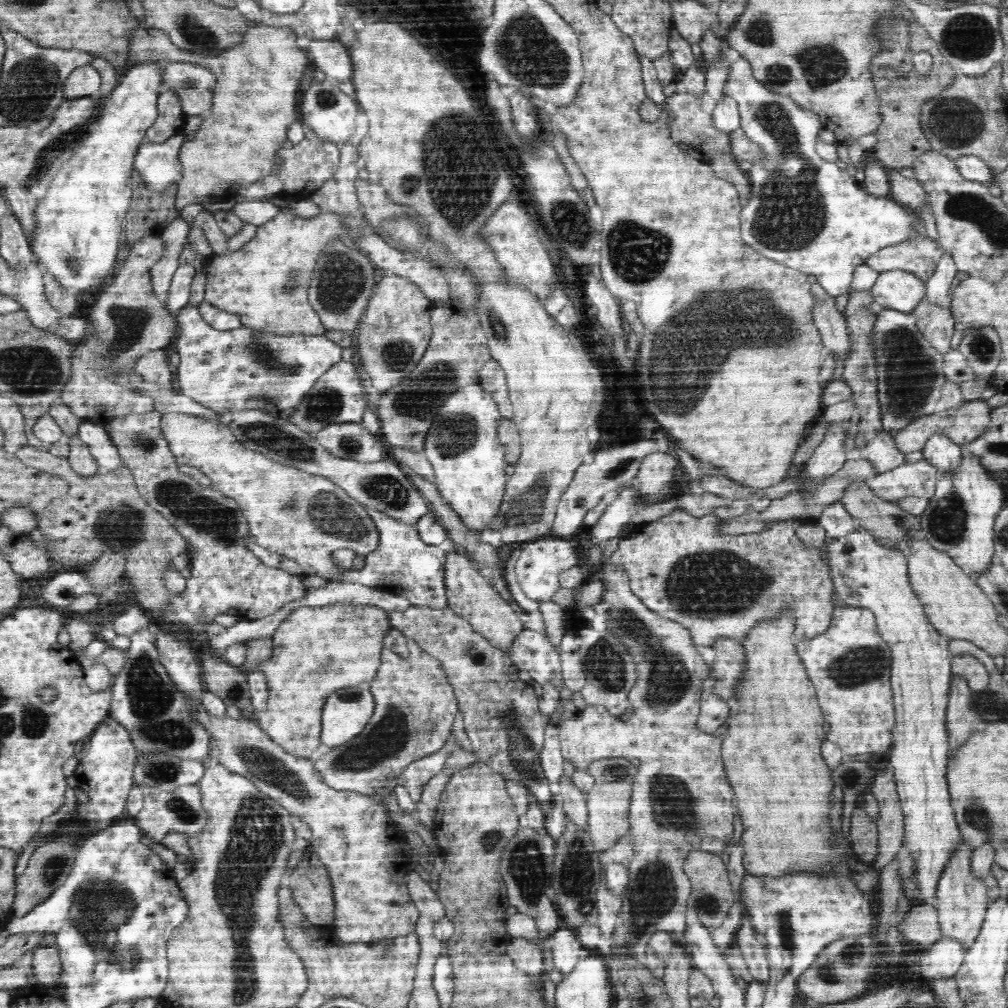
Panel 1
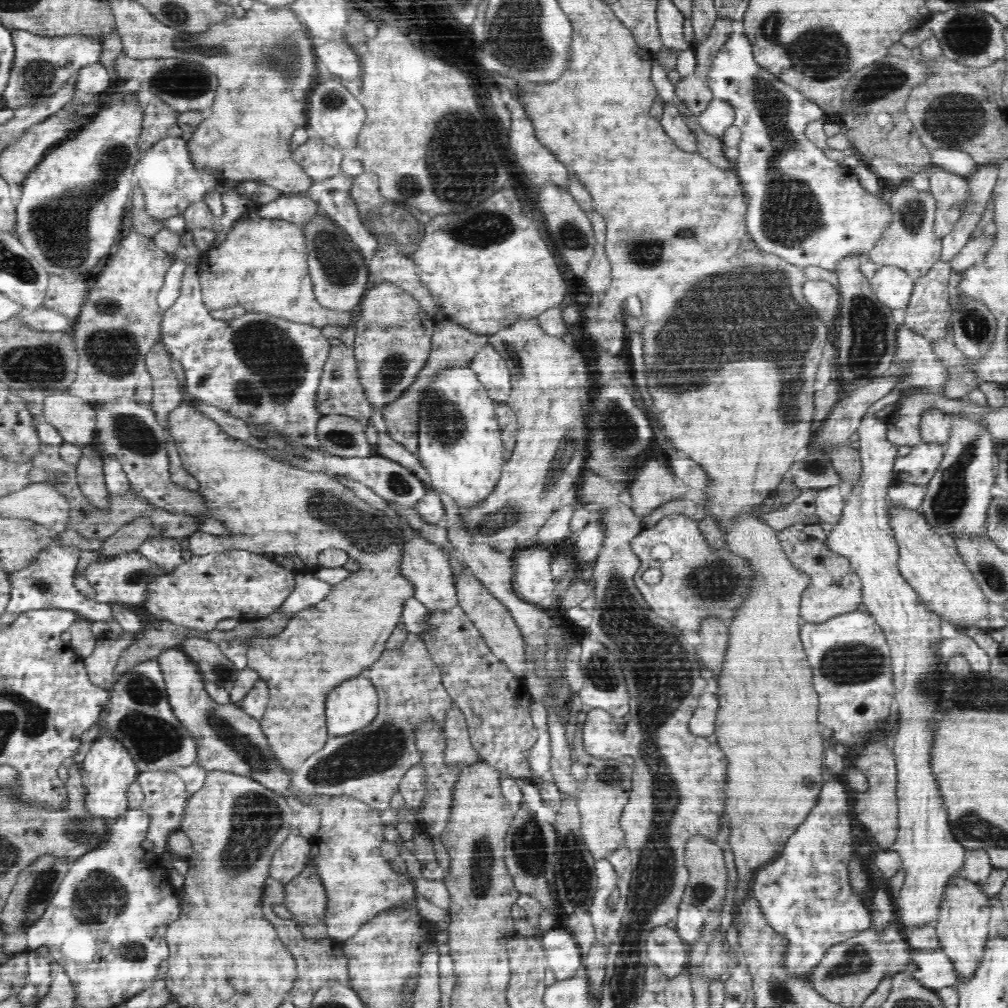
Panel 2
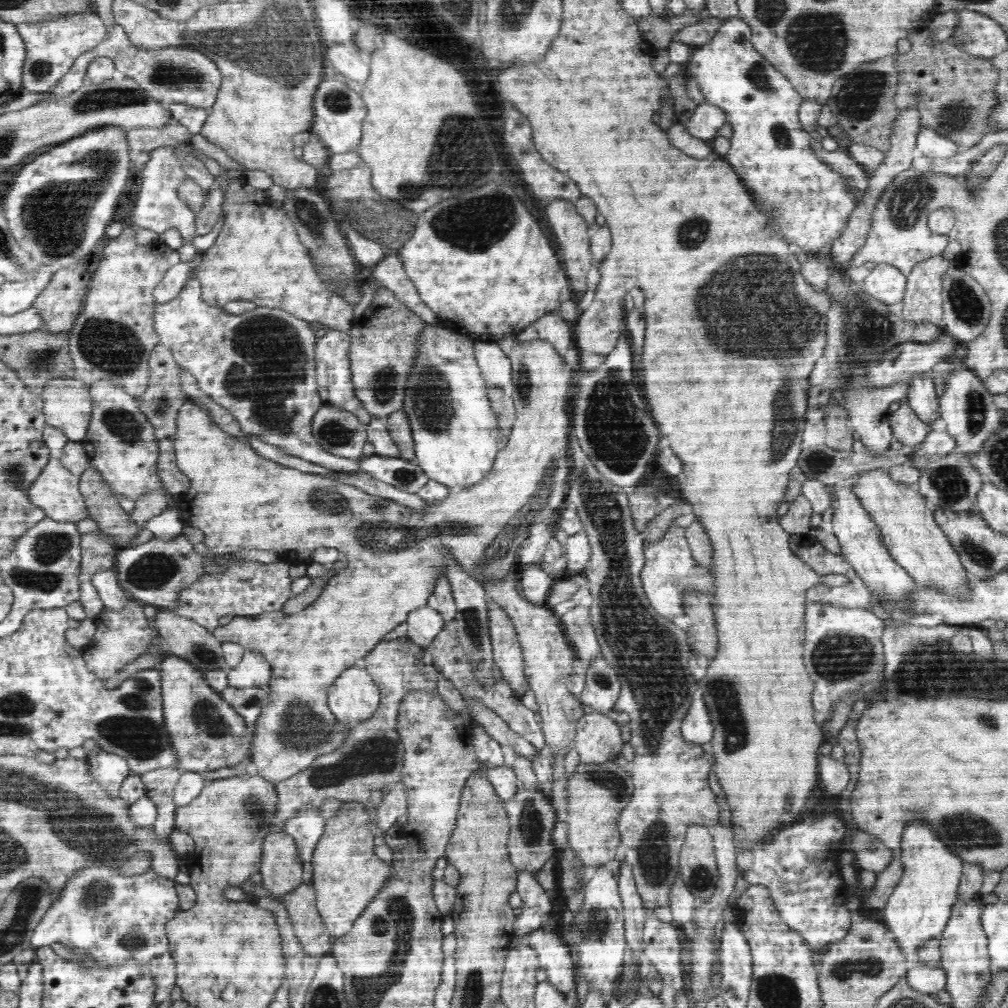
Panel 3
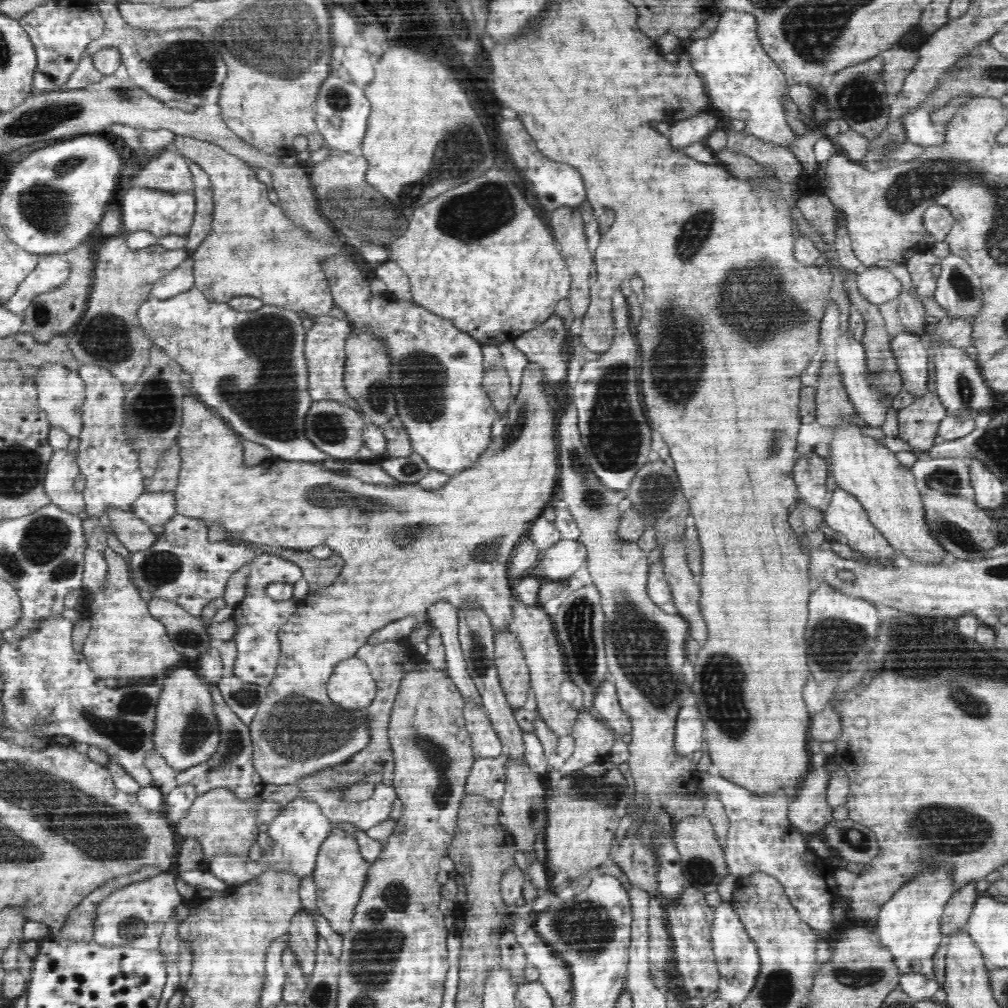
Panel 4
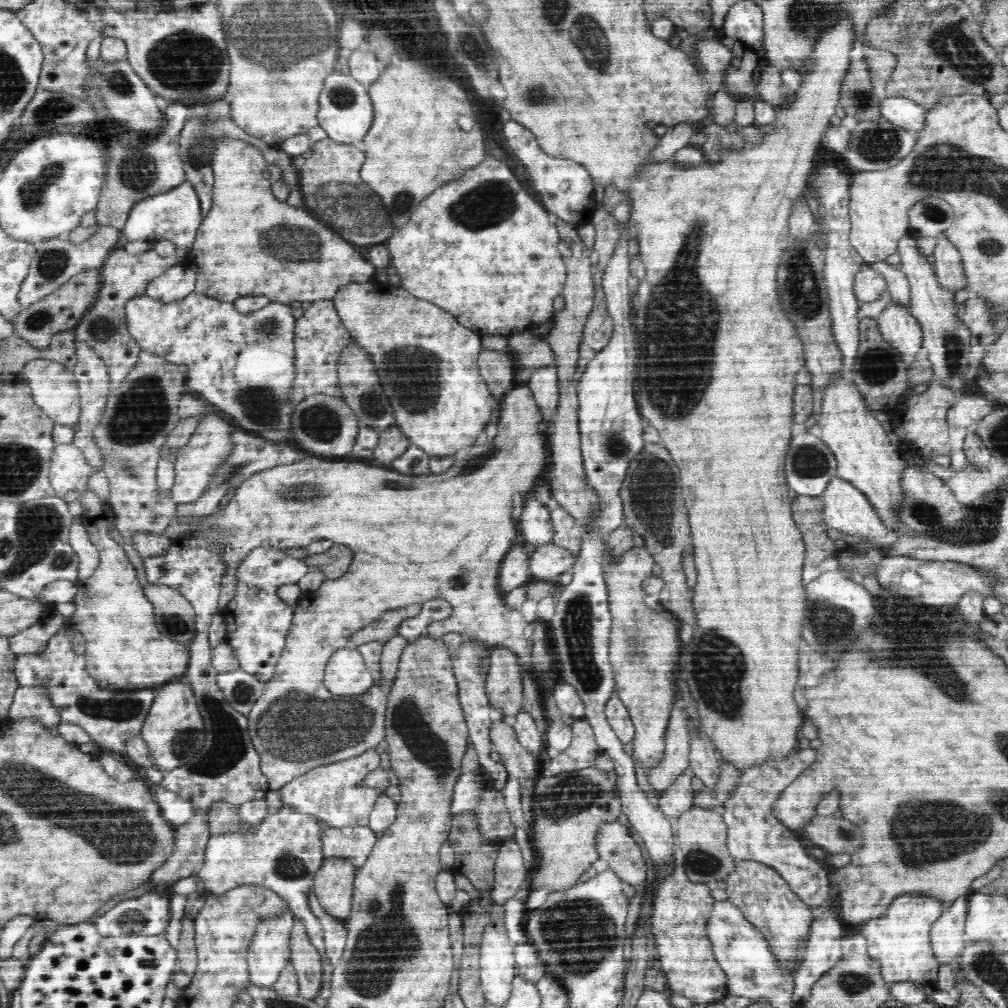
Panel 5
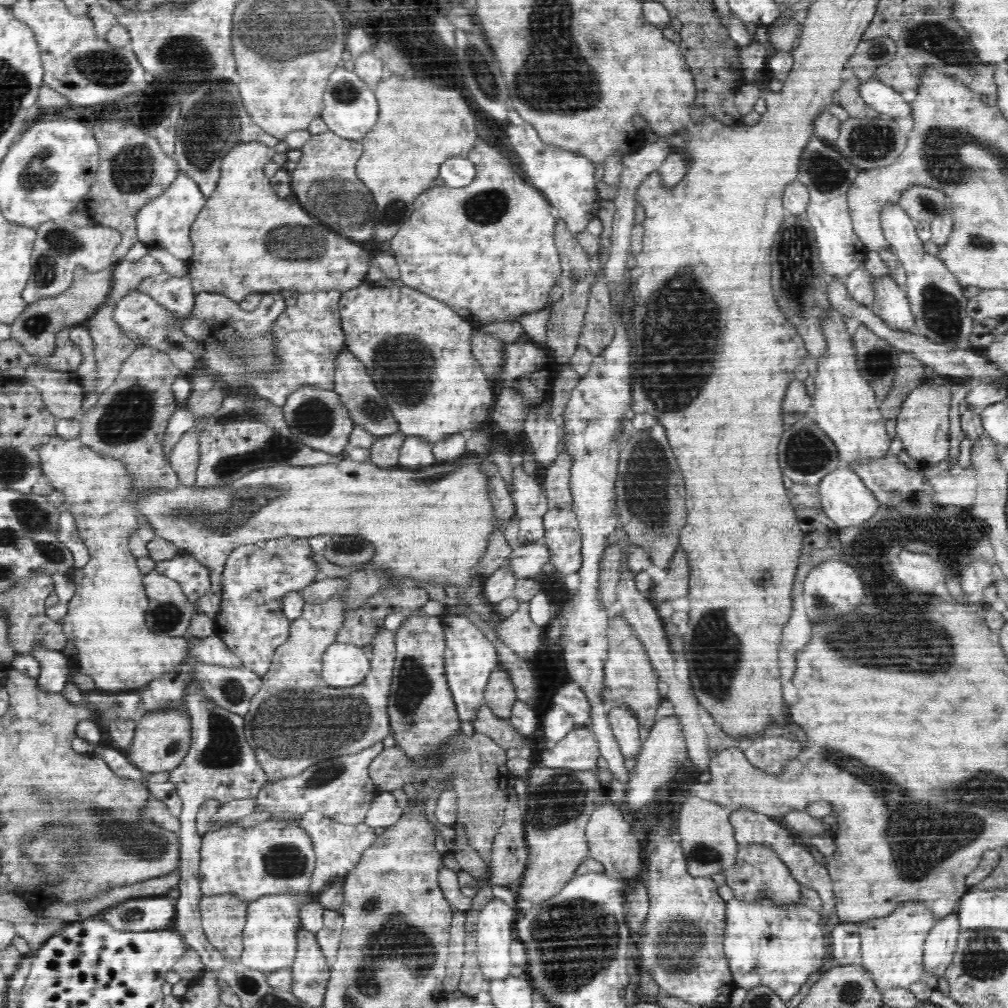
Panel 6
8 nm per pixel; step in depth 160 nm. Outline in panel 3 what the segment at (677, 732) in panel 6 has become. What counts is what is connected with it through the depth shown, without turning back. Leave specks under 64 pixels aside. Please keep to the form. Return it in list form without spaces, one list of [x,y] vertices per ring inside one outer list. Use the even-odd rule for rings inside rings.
[[[694,700],[681,725],[682,737],[690,743],[708,746],[713,740],[714,726],[704,700]]]

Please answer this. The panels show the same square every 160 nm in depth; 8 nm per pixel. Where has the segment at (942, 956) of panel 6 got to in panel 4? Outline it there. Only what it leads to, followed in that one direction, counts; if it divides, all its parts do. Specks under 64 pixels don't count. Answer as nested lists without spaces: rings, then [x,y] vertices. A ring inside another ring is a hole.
[[[976,881],[969,882],[968,885],[954,891],[946,904],[944,918],[940,922],[940,931],[942,931],[944,940],[955,933],[955,930],[967,928],[968,918],[970,918],[974,903],[979,895],[980,891],[976,888]]]

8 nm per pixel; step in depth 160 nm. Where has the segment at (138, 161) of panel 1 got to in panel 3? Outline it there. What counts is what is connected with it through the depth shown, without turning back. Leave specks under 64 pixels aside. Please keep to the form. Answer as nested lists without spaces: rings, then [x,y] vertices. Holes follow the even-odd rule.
[[[189,142],[184,145],[161,146],[154,149],[150,153],[150,159],[141,166],[140,176],[142,183],[140,191],[137,194],[135,207],[131,211],[130,219],[126,224],[134,227],[152,230],[156,233],[164,233],[166,230],[178,230],[183,237],[183,246],[178,248],[181,262],[190,263],[198,258],[201,253],[194,246],[196,214],[192,213],[190,207],[178,195],[178,186],[182,184],[182,180],[187,174],[182,165],[178,154],[187,154],[200,159],[198,153],[194,154],[194,147]],[[195,270],[193,275],[171,302],[154,306],[154,328],[160,343],[172,352],[174,361],[195,377],[203,393],[236,417],[242,432],[254,434],[268,444],[322,468],[356,474],[358,460],[346,460],[326,452],[312,434],[314,414],[324,402],[316,382],[315,348],[318,337],[310,323],[277,308],[254,308],[242,314],[228,314],[223,307],[210,306],[203,301],[201,283]]]

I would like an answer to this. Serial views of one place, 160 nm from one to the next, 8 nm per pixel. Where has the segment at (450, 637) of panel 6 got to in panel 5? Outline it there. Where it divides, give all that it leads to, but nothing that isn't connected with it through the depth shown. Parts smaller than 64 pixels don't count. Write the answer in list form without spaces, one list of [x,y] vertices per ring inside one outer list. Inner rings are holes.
[[[462,635],[462,644],[458,646],[458,650],[455,651],[455,654],[451,655],[451,660],[459,692],[459,702],[461,703],[463,716],[467,723],[470,742],[474,744],[474,750],[476,750],[478,754],[478,759],[480,759],[480,767],[484,767],[484,769],[490,773],[490,776],[493,778],[494,788],[496,790],[502,790],[509,775],[503,765],[491,760],[491,754],[494,750],[490,737],[490,730],[494,711],[485,694],[486,676],[481,674],[481,660],[484,657],[485,648],[479,646],[479,644],[475,644],[470,637]]]

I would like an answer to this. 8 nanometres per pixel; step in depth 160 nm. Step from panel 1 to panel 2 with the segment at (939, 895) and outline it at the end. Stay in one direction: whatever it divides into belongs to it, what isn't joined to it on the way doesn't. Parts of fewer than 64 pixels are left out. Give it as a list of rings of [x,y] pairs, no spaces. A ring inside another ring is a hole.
[[[964,874],[952,877],[947,883],[939,906],[938,916],[934,922],[940,948],[954,963],[958,980],[970,982],[972,974],[978,968],[982,953],[985,949],[987,938],[990,934],[990,909],[989,897],[979,883],[966,879]]]

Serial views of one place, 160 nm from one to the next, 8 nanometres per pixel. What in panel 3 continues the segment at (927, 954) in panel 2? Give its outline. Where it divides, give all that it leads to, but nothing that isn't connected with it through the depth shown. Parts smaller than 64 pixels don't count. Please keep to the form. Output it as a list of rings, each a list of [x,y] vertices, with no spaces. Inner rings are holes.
[[[910,965],[904,980],[910,987],[922,994],[935,995],[945,990],[947,983],[946,971],[940,965]]]

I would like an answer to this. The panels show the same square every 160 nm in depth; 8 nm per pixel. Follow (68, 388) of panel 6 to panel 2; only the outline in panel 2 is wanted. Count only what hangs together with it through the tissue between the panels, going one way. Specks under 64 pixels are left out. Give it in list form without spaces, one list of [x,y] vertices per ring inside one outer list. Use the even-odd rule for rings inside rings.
[[[68,389],[54,392],[43,404],[44,422],[55,426],[64,442],[90,445],[96,430],[97,412],[91,404],[72,396]]]

